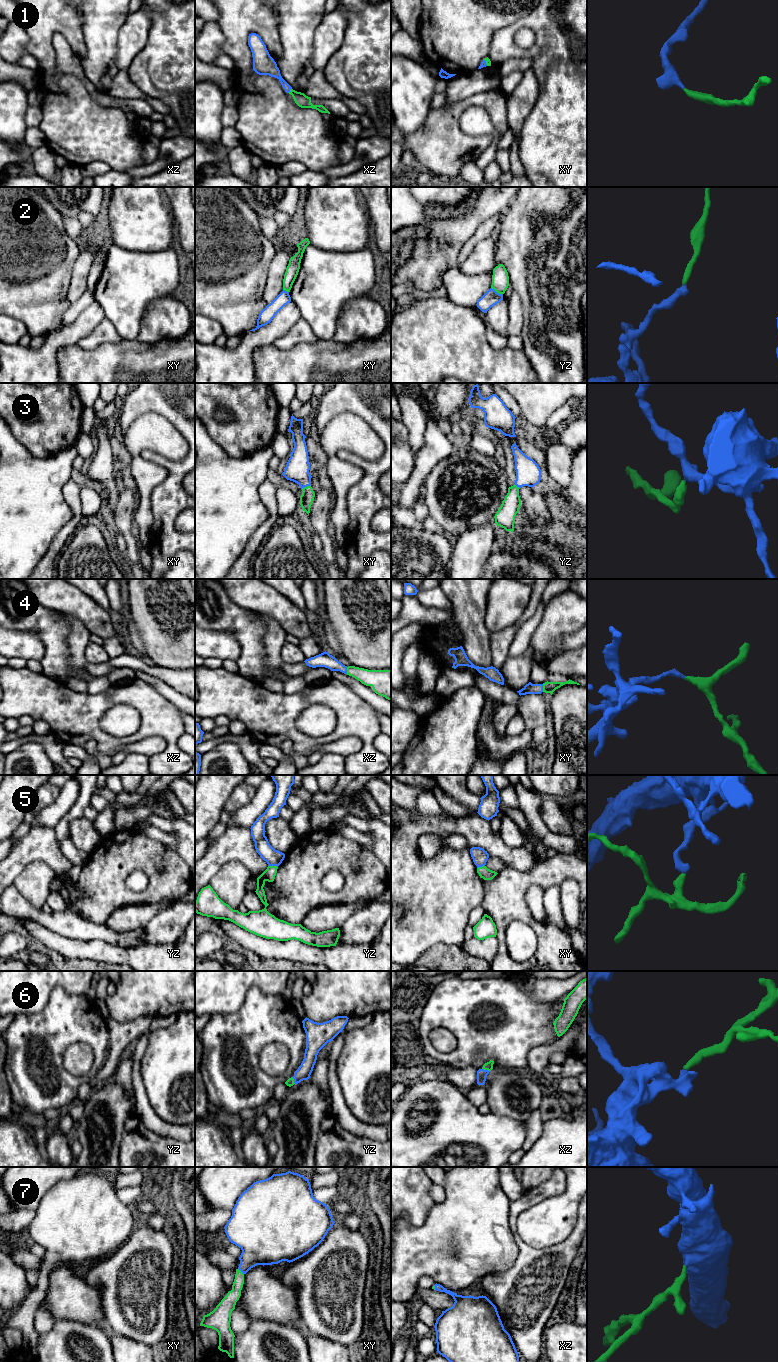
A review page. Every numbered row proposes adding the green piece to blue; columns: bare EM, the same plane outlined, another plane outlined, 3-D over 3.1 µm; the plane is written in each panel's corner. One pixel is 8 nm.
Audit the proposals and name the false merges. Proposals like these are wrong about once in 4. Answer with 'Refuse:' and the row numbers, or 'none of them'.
Refuse: 2, 5

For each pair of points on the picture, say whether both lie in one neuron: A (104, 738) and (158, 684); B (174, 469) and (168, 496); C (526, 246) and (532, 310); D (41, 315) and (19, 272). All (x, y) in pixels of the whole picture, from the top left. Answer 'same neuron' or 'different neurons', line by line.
A: different neurons
B: same neuron
C: same neuron
D: same neuron

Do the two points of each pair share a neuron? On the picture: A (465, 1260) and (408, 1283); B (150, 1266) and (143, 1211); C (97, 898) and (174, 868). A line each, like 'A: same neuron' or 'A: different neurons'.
A: same neuron
B: different neurons
C: same neuron

